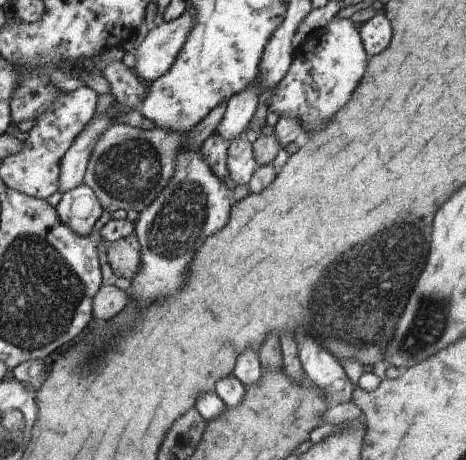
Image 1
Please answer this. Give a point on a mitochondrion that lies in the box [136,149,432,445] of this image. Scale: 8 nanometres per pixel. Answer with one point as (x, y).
(375, 277)

